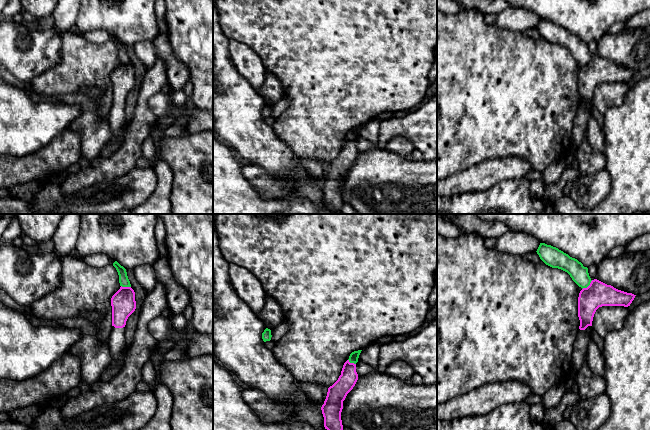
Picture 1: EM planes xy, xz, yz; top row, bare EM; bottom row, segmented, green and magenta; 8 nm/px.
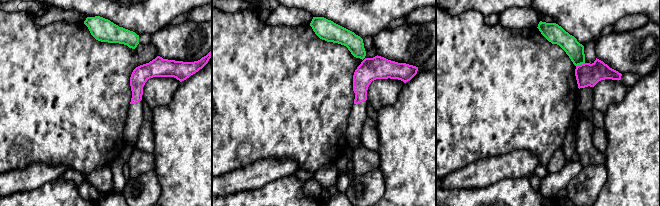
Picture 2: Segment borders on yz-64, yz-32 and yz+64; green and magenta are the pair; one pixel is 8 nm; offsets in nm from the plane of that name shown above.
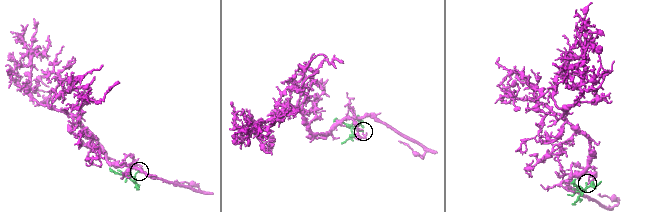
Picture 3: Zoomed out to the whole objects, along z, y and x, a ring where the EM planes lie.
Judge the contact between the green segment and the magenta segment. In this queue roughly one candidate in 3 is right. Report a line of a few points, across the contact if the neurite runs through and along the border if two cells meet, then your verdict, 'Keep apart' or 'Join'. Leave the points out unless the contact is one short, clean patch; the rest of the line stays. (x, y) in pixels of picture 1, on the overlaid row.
Line: yz (592, 280), (582, 289). Keep apart

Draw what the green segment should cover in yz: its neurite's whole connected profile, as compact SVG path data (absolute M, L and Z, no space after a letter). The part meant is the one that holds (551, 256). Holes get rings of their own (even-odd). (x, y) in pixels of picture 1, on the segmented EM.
M540 243L536 252L546 265L567 272L582 289L590 285L592 280L589 276L588 268L584 267L577 259L545 243Z

